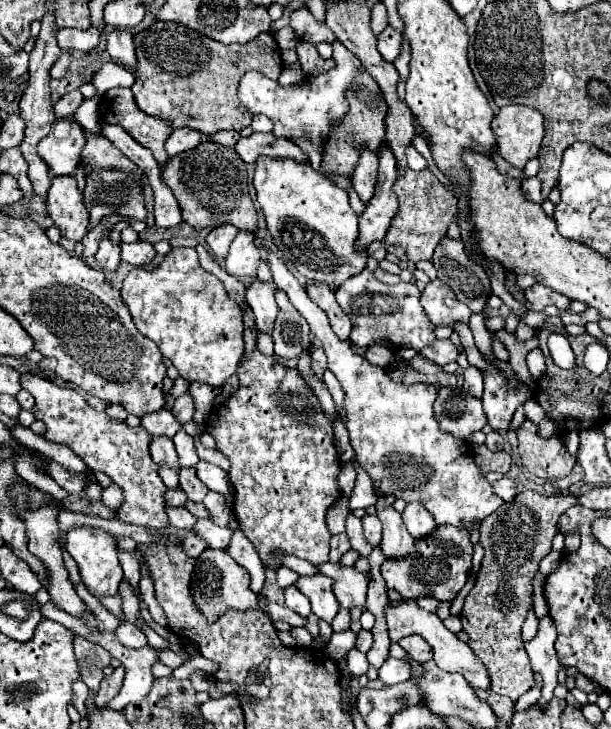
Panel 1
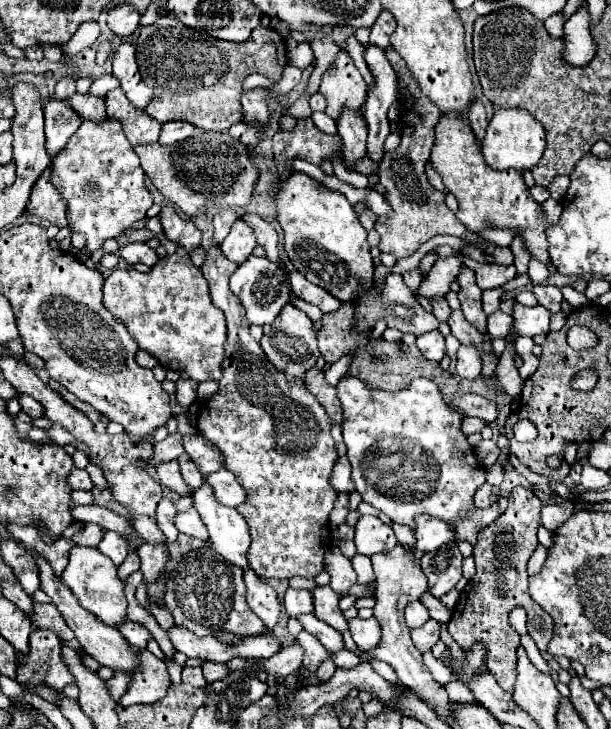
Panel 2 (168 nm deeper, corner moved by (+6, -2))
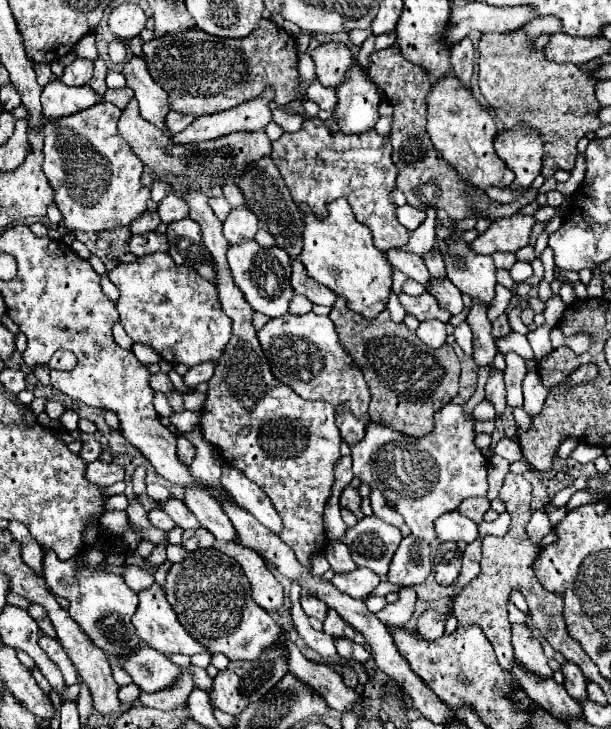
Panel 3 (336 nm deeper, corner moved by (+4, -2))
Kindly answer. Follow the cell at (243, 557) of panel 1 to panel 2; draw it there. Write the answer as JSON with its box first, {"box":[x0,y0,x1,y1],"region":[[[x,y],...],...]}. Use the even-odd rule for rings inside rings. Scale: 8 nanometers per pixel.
{"box":[194,484,250,570],"region":[[[202,484],[202,488],[194,492],[194,508],[208,526],[212,548],[230,564],[246,570],[250,534],[244,518],[234,508],[218,504],[208,484]]]}

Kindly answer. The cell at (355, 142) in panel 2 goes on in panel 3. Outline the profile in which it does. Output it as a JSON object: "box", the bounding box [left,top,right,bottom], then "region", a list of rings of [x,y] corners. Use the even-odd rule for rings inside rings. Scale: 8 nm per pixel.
{"box":[334,64,378,134],"region":[[[352,64],[352,70],[348,70],[348,76],[344,76],[344,84],[340,84],[338,90],[338,104],[334,108],[334,118],[338,118],[338,124],[342,132],[346,134],[360,134],[374,128],[378,120],[378,88],[366,72],[360,68],[360,64]]]}

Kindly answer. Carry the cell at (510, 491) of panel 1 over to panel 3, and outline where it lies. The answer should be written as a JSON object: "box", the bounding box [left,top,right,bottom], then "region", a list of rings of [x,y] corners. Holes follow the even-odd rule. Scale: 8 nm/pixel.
{"box":[458,498,490,524],"region":[[[468,498],[468,500],[464,500],[464,502],[460,504],[458,512],[460,512],[462,516],[474,520],[476,524],[480,524],[488,508],[490,508],[490,500],[488,500],[488,498]]]}

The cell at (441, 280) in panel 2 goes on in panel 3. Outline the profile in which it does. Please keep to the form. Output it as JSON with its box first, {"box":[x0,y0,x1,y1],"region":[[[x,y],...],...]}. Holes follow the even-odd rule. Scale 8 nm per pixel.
{"box":[470,214,536,254],"region":[[[512,214],[508,218],[494,220],[490,228],[472,242],[470,248],[478,254],[518,252],[520,248],[528,246],[534,224],[536,218],[524,214]]]}

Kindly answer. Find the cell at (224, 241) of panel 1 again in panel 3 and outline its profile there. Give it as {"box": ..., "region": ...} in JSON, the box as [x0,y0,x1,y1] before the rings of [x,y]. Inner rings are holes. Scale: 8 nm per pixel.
{"box":[208,196,232,220],"region":[[[220,196],[220,198],[210,198],[210,200],[208,200],[208,204],[212,206],[214,214],[216,214],[220,220],[224,220],[224,218],[228,216],[228,212],[232,210],[232,206],[226,202],[226,198],[224,198],[224,196]]]}

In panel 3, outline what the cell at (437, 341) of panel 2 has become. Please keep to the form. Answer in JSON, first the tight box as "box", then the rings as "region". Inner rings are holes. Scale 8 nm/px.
{"box":[416,320,446,348],"region":[[[424,320],[420,322],[416,334],[426,346],[440,348],[446,342],[446,324],[440,320]]]}

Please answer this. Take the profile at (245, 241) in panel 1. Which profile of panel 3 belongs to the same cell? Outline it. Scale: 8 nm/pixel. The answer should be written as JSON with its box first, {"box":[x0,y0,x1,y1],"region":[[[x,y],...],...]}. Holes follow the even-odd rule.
{"box":[222,208,258,244],"region":[[[234,208],[222,224],[222,232],[230,244],[236,244],[244,238],[254,238],[258,230],[258,218],[250,208]]]}

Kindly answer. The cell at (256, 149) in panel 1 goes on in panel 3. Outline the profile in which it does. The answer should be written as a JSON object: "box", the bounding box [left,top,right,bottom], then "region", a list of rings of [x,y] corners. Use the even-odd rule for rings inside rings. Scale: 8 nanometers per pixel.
{"box":[396,204,426,230],"region":[[[410,204],[400,206],[400,208],[396,210],[396,214],[398,214],[400,224],[404,224],[408,230],[416,230],[416,228],[424,222],[424,218],[426,218],[426,212],[416,210],[416,208],[412,208]]]}

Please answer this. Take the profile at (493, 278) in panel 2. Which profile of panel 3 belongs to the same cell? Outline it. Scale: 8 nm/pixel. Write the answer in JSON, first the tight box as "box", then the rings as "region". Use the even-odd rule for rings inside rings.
{"box":[510,262,532,282],"region":[[[516,262],[512,268],[510,268],[510,276],[514,282],[522,282],[522,280],[528,280],[532,278],[532,266],[530,262]]]}

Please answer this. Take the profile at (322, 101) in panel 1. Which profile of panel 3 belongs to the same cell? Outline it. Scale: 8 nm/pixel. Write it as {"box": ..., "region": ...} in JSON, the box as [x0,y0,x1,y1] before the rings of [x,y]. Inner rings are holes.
{"box":[310,80,336,110],"region":[[[318,80],[310,84],[310,100],[314,100],[322,110],[332,110],[336,106],[336,90],[324,88]]]}

